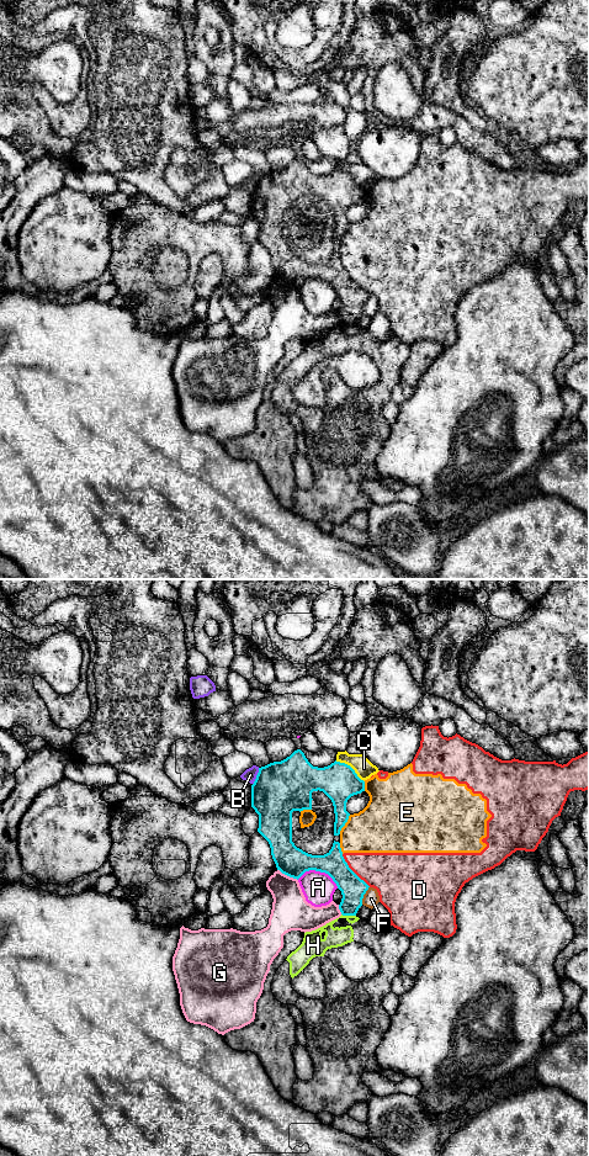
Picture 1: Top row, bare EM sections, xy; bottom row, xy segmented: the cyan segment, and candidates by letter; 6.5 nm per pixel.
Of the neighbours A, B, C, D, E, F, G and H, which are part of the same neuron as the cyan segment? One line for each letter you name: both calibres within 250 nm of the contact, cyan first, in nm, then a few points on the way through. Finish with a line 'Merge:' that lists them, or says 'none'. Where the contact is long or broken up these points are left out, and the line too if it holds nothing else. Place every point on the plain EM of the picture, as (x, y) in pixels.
Merge: none

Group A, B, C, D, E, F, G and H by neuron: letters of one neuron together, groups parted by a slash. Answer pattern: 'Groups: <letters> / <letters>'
Groups: A / B / C / D E / F / G / H

